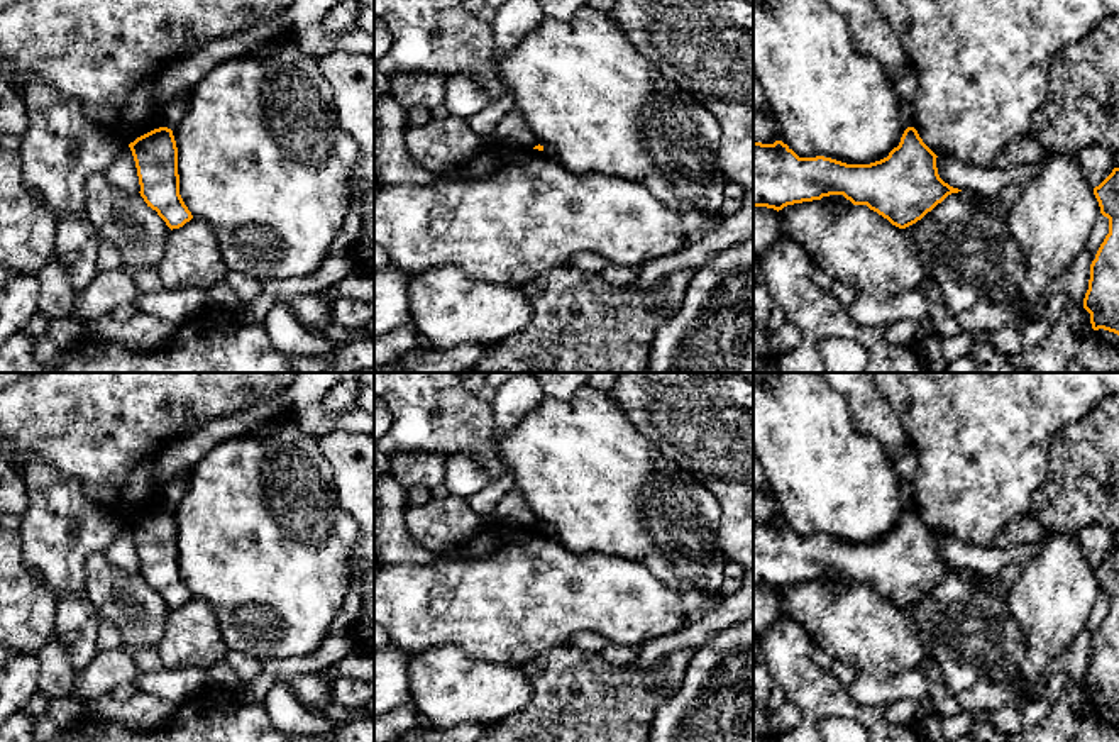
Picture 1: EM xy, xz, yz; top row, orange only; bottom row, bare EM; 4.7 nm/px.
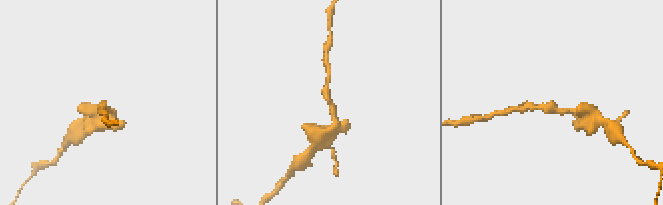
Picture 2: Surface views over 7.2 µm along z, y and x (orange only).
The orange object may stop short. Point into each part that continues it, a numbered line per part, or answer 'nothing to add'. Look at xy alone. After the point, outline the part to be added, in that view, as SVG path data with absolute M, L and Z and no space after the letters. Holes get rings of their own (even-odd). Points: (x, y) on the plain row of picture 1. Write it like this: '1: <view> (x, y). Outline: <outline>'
nothing to add

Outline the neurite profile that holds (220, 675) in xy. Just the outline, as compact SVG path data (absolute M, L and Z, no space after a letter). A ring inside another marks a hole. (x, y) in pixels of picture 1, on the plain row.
M218 661L208 669L208 684L237 691L237 693L244 689L244 684L239 679L234 667L223 661Z

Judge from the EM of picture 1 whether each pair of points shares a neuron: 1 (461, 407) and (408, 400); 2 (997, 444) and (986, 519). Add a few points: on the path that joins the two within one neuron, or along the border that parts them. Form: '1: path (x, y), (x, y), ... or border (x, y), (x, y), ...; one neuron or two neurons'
1: path (447, 407), (430, 405), (422, 400); one neuron
2: path (986, 463), (986, 500); one neuron

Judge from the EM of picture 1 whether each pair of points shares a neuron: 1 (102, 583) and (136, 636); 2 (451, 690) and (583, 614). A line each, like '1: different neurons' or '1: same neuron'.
1: same neuron
2: different neurons

